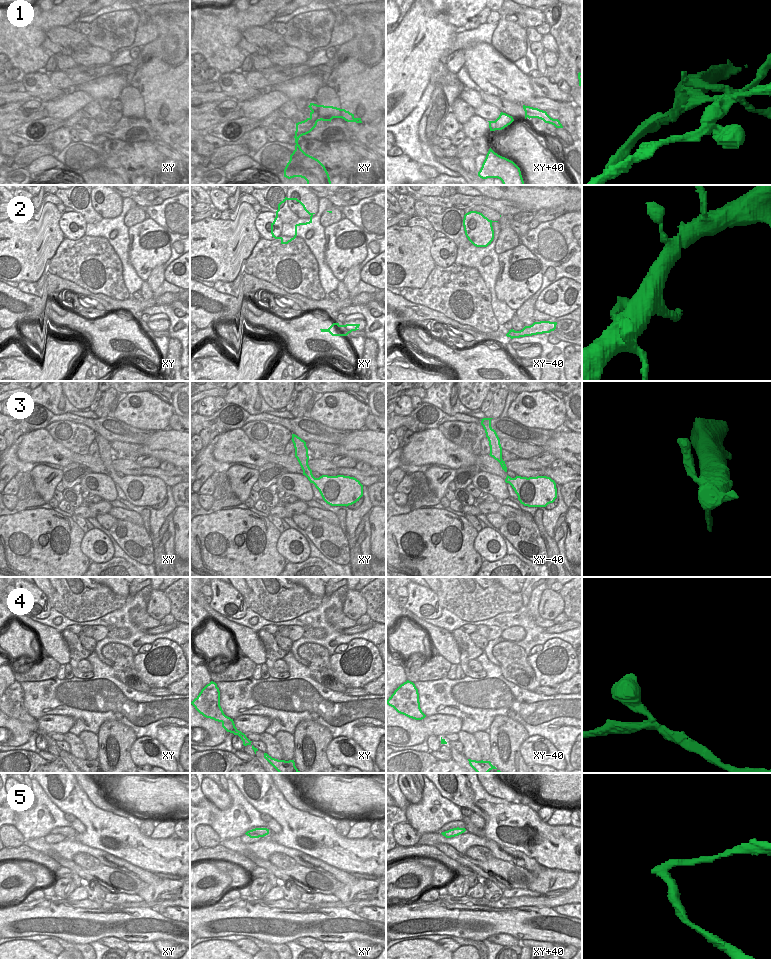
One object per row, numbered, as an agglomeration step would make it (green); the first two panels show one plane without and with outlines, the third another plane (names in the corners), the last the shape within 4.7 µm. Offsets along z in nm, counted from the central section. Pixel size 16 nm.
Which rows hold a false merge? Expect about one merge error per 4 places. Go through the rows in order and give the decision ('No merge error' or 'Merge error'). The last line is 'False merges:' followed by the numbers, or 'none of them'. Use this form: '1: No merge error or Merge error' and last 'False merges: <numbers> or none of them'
1: Merge error
2: No merge error
3: No merge error
4: No merge error
5: Merge error
False merges: 1, 5.

